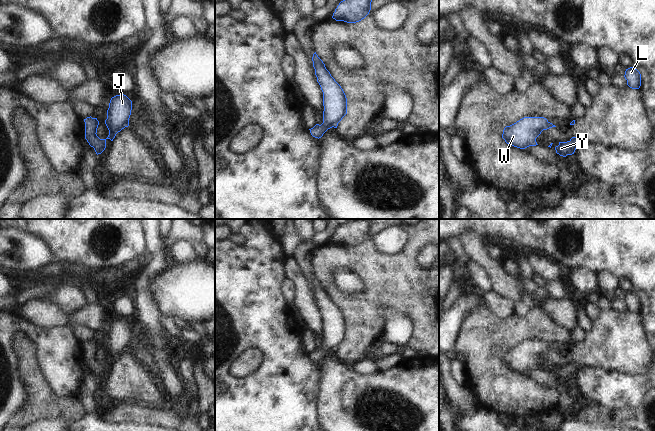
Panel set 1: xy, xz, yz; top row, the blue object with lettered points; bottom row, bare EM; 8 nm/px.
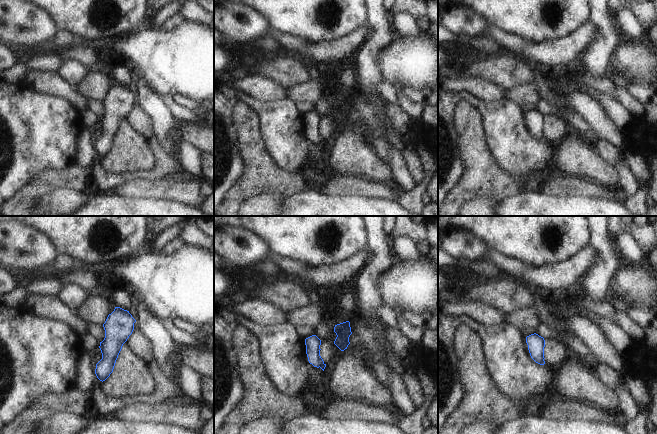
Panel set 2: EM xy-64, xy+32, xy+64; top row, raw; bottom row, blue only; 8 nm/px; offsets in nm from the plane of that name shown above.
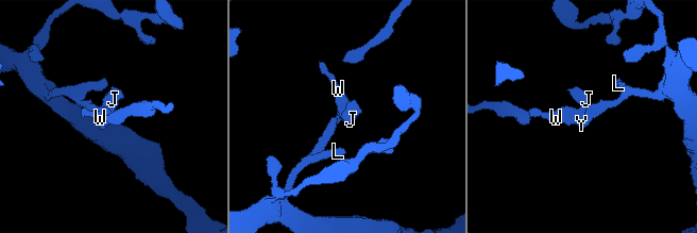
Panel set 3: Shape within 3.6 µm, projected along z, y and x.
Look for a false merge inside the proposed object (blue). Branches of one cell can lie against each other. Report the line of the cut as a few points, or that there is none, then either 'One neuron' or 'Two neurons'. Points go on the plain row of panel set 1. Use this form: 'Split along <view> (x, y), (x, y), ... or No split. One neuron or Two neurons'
No split. One neuron.

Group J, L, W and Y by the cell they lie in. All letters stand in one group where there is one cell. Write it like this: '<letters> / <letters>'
J L W Y

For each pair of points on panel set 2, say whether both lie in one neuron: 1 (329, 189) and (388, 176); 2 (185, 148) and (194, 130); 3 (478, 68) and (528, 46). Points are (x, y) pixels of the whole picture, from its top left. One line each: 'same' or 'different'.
1: different
2: different
3: different

